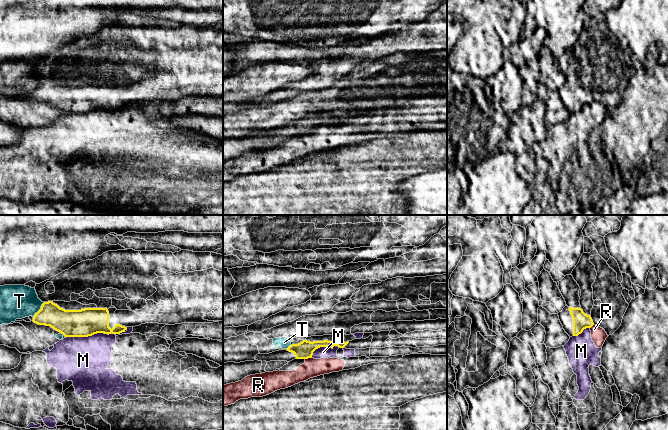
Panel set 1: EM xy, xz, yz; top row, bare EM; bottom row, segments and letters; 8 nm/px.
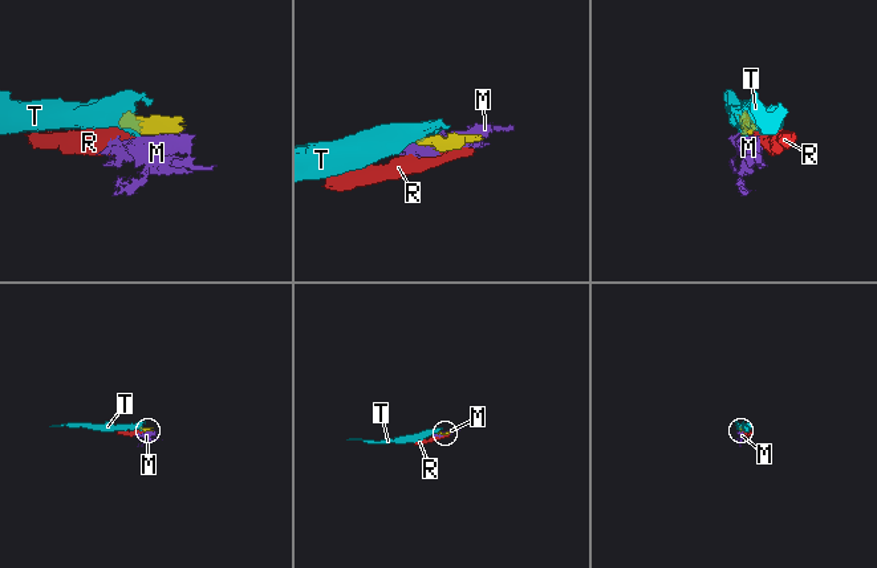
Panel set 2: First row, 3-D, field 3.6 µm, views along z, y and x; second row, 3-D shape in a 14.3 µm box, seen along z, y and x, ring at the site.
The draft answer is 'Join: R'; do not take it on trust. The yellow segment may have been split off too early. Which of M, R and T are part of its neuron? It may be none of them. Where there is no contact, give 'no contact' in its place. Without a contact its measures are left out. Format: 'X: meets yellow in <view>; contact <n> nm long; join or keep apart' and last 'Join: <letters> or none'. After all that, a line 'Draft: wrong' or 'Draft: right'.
M: meets yellow in xy; contact 400 nm long; keep apart
R: meets yellow in xz; contact 60 nm long; keep apart
T: meets yellow in xy; contact 160 nm long; keep apart
Join: none
Draft: wrong

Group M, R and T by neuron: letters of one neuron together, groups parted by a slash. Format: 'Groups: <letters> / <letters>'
Groups: M R / T

